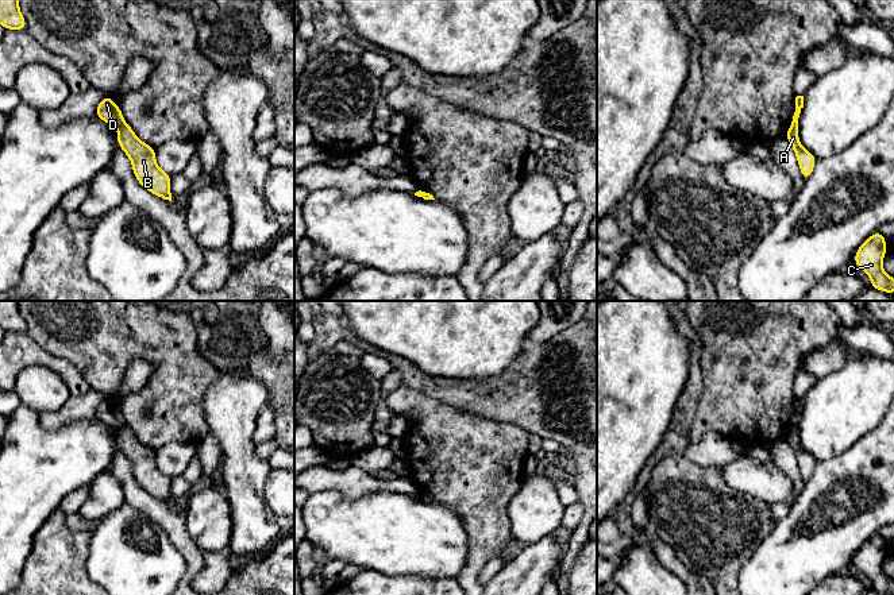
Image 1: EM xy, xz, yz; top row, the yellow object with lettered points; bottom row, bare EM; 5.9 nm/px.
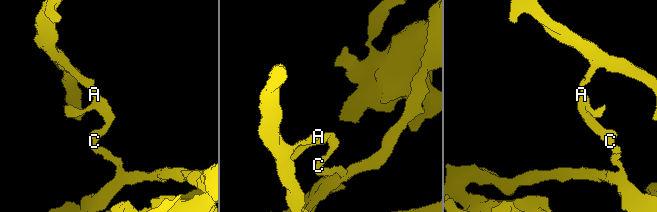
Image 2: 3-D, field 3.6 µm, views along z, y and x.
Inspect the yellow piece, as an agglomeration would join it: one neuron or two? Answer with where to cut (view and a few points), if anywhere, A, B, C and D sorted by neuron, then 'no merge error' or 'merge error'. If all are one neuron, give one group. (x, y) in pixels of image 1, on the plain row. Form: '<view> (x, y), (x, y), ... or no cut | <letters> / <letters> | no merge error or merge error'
xy (124, 425), (116, 429) | A B C / D | merge error

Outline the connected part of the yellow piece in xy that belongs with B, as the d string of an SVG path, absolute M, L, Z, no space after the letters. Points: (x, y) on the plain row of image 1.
M128 426L117 429L117 447L132 464L134 478L150 495L172 503L172 479L155 463L155 451L143 445Z

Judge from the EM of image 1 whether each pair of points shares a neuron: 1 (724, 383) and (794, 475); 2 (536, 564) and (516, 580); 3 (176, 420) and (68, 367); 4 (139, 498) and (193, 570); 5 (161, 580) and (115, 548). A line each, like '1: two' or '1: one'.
1: two
2: one
3: two
4: one
5: one

